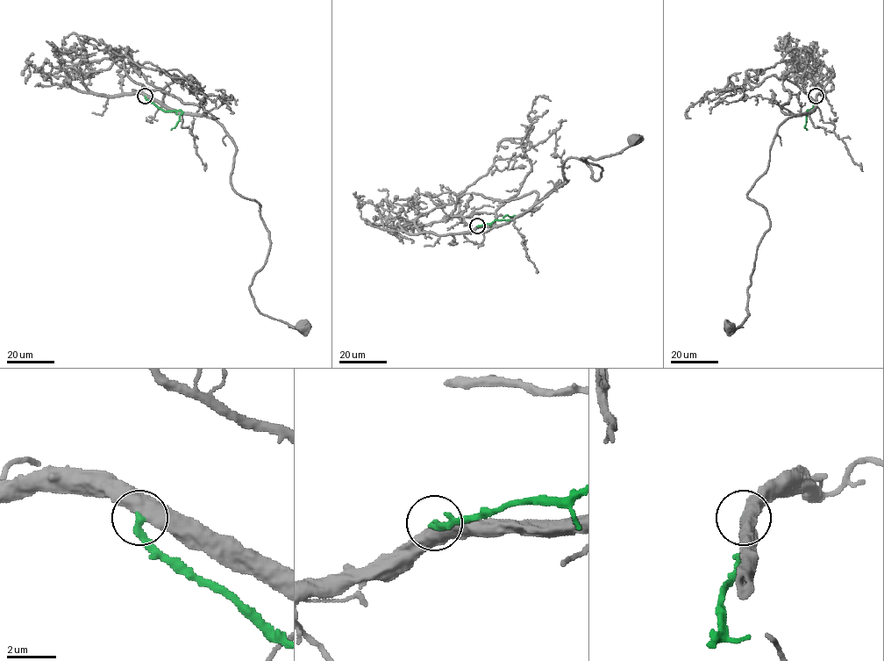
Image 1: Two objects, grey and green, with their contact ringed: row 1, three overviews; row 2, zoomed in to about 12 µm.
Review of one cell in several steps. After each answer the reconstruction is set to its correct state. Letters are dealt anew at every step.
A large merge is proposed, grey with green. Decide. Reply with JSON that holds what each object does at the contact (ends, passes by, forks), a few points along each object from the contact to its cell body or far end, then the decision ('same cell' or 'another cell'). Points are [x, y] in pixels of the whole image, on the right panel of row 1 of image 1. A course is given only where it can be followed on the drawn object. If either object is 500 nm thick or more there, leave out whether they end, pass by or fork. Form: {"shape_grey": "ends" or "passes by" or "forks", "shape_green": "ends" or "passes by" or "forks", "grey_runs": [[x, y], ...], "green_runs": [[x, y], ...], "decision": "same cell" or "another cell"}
{"grey_runs": [[816, 96], [812, 110], [780, 125], [747, 193], [769, 228], [748, 316], [728, 327]], "green_runs": [[816, 96], [814, 106], [806, 111], [807, 130]], "decision": "another cell"}

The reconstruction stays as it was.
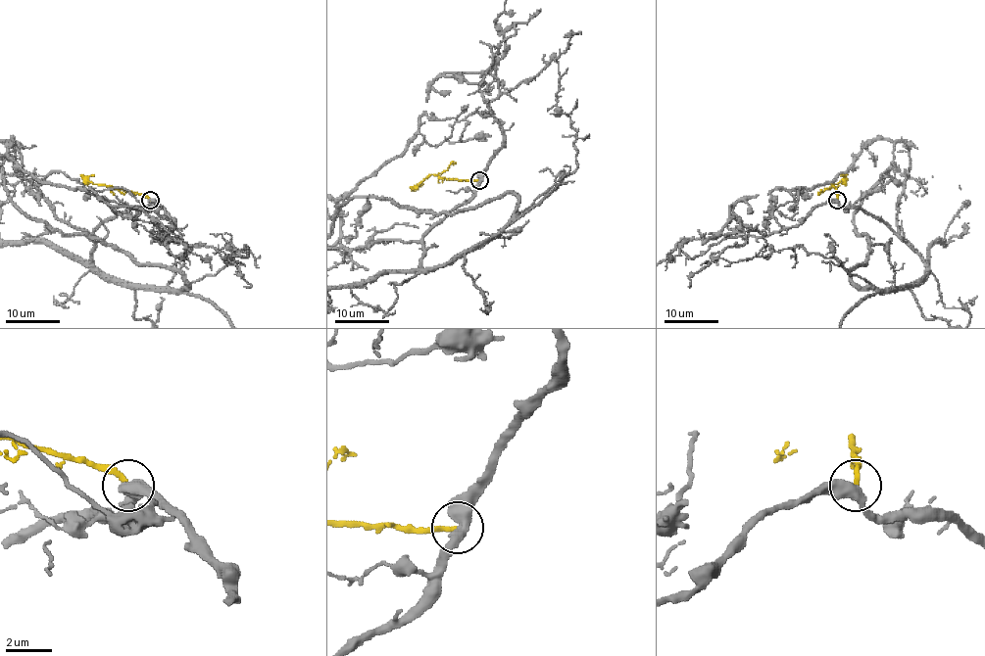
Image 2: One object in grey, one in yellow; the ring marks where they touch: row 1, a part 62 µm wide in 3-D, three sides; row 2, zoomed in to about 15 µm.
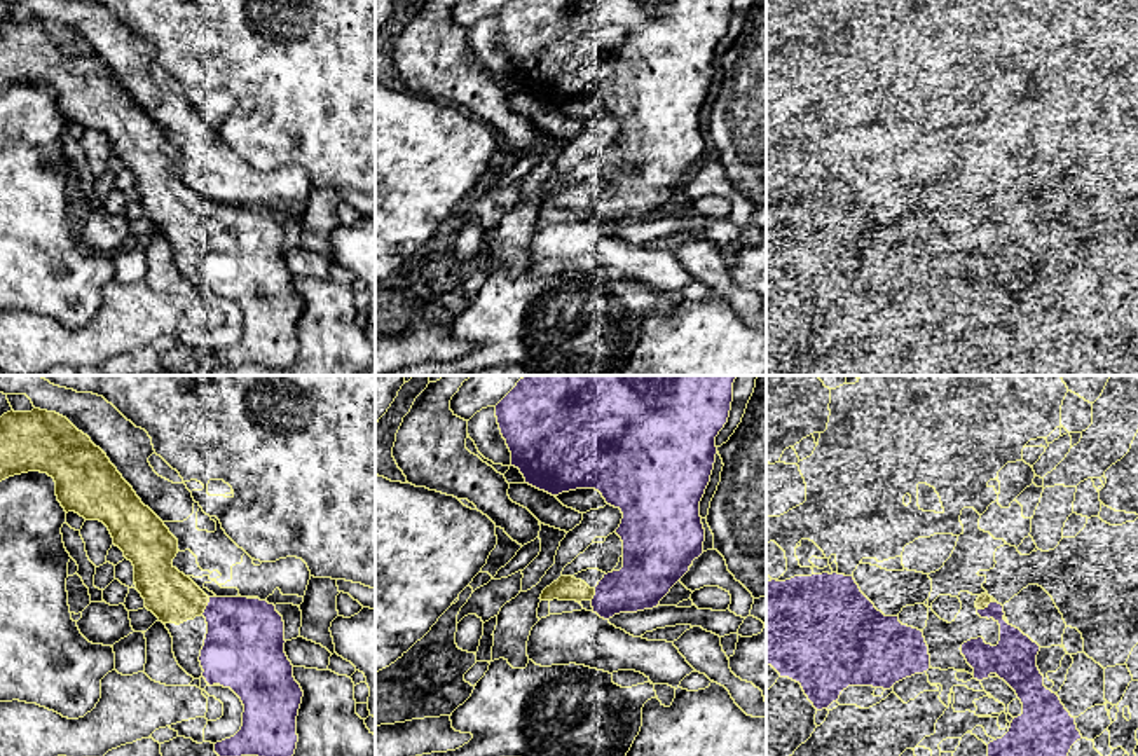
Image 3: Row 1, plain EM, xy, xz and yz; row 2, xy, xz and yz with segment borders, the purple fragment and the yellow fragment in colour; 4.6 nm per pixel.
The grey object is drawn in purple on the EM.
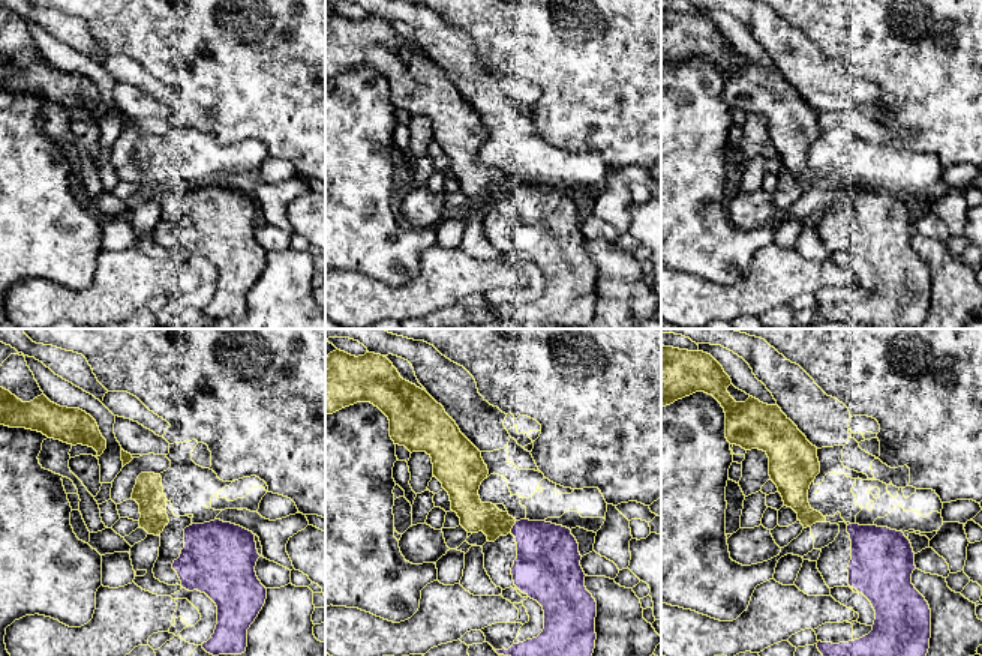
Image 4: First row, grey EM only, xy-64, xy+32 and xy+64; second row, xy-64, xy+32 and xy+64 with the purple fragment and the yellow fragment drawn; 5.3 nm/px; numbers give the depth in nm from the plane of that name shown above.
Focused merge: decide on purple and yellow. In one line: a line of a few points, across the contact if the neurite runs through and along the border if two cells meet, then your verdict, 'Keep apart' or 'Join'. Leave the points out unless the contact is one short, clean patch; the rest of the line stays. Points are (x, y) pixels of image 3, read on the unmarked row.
Join

